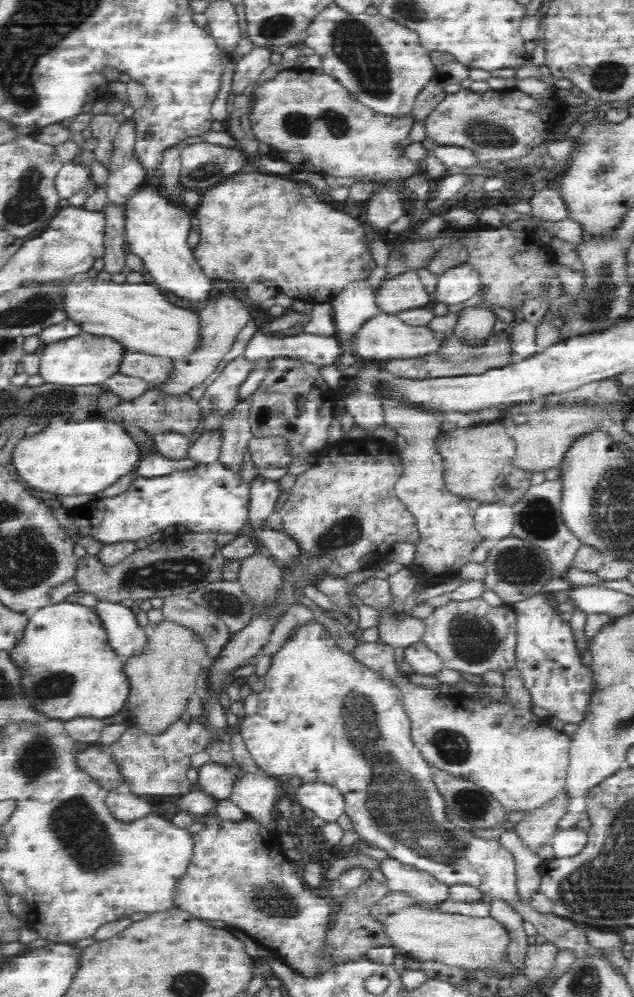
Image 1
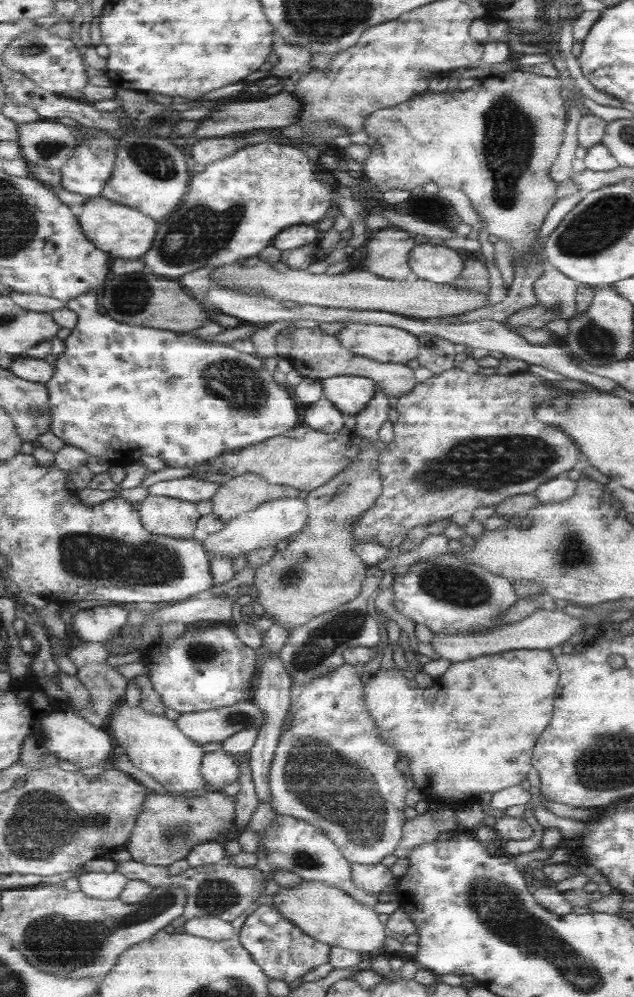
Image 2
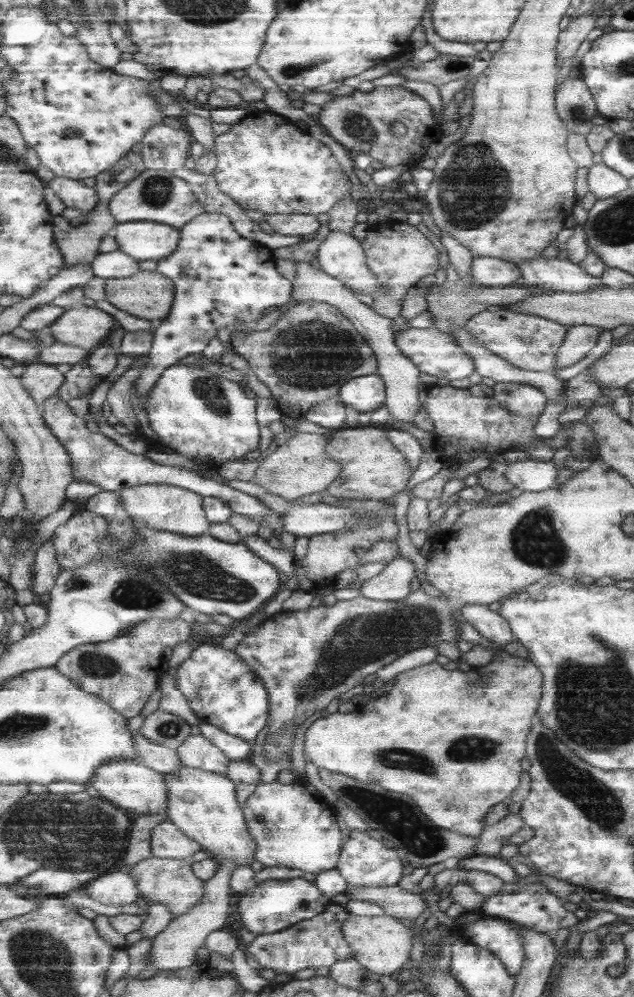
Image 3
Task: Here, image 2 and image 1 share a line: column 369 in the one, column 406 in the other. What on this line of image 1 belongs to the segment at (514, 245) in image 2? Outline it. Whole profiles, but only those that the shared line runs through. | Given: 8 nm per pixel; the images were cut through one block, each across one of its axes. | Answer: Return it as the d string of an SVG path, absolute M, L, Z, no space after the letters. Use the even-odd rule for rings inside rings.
M284 69L275 78L262 82L252 92L253 107L249 121L253 136L258 142L269 146L270 157L289 162L294 172L314 172L326 178L363 178L376 186L382 184L404 185L407 180L423 169L423 163L404 157L400 141L406 139L412 130L413 118L389 118L377 114L364 104L354 100L352 95L336 79L326 73L314 73L302 69Z

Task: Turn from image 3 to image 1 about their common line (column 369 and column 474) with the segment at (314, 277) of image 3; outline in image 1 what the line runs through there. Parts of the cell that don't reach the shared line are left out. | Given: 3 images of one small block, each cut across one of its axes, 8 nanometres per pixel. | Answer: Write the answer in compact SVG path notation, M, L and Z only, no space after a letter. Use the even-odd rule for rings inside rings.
M483 305L468 306L458 312L454 333L468 346L480 346L497 320L495 313Z

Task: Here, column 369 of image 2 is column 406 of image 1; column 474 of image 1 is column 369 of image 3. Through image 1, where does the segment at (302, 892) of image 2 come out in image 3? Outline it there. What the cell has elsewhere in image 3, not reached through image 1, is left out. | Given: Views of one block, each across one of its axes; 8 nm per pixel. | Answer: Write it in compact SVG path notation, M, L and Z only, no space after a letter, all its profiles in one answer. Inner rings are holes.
M387 914L377 917L350 915L343 925L345 940L353 950L353 959L357 960L371 973L381 976L397 976L405 968L410 968L411 950L413 950L413 929L398 918Z

